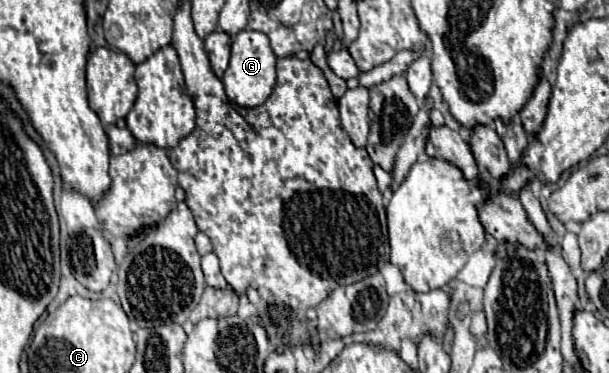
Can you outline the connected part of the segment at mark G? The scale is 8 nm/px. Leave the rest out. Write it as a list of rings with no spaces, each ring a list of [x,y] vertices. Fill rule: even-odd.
[[[242,30],[232,38],[232,56],[230,56],[230,66],[224,72],[222,84],[226,88],[226,94],[232,102],[238,106],[254,108],[260,106],[268,100],[268,96],[274,90],[276,84],[276,54],[272,52],[270,40],[262,32],[254,30]]]

